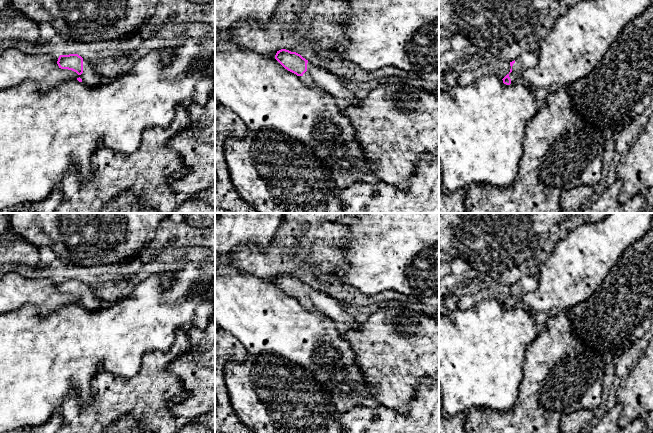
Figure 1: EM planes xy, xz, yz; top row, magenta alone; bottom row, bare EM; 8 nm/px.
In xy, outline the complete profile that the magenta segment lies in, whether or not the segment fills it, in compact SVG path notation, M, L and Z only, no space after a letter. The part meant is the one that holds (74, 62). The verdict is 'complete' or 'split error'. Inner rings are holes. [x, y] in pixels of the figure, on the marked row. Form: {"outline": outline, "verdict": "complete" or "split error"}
{"outline": "M78 54L60 55L57 61L59 68L76 72L79 75L77 80L86 85L94 85L102 81L101 75L93 69L92 63Z", "verdict": "split error"}

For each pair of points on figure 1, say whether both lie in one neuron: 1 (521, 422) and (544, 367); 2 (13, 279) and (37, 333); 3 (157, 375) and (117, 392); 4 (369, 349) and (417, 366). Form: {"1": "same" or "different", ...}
{"1": "same", "2": "different", "3": "same", "4": "same"}

